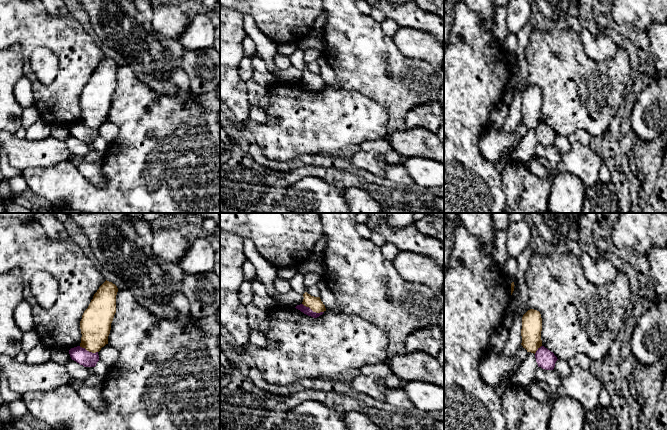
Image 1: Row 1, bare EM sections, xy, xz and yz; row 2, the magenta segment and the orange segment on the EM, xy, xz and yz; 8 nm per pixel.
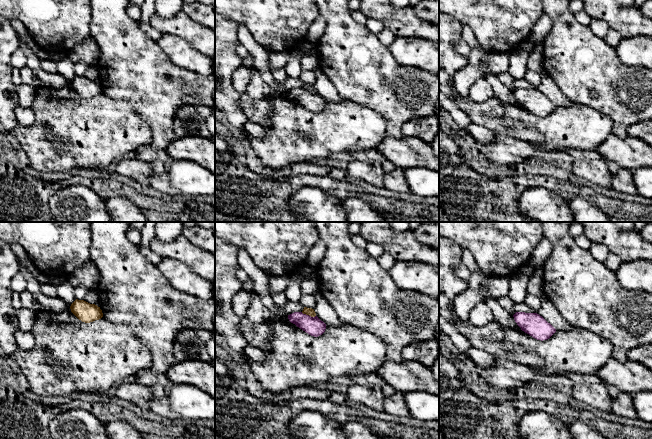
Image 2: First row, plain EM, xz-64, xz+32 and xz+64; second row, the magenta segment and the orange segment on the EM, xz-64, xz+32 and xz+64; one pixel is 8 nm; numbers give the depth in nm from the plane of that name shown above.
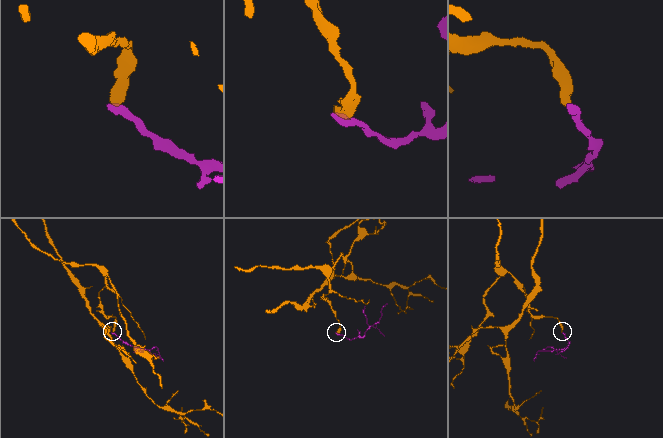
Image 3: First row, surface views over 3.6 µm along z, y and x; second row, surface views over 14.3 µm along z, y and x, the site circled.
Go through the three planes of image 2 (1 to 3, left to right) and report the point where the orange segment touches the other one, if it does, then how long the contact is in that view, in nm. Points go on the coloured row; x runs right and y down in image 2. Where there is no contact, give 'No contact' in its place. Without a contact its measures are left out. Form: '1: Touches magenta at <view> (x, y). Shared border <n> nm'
1: No contact
2: Touches magenta at xz+32 (308, 315). Shared border 120 nm
3: No contact

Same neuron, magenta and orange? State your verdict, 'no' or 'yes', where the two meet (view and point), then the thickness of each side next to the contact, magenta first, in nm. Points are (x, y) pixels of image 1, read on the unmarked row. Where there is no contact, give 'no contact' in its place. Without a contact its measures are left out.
no | xz (312, 87) | 60/110 nm

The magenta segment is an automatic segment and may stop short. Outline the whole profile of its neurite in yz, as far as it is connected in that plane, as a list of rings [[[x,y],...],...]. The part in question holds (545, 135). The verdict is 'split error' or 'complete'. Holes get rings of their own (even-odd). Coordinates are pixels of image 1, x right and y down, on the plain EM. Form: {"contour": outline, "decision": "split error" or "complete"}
{"contour": [[[541,122],[535,129],[536,138],[538,143],[541,143],[545,146],[553,146],[555,139],[558,136],[553,128]]], "decision": "complete"}

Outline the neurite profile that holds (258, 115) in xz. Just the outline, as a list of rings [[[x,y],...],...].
[[[251,105],[249,119],[264,124],[266,122],[266,112],[259,107]]]

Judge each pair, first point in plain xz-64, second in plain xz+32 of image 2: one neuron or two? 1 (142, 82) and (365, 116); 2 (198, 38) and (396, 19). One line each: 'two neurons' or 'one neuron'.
1: two neurons
2: one neuron

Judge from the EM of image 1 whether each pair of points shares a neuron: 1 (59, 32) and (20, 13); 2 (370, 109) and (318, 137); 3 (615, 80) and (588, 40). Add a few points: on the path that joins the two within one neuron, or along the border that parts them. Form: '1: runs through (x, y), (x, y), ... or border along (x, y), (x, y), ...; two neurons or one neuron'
1: runs through (49, 32), (35, 28), (30, 23); one neuron
2: runs through (357, 118), (337, 118), (331, 124); one neuron
3: border along (618, 46), (611, 58), (599, 62), (583, 47); two neurons

